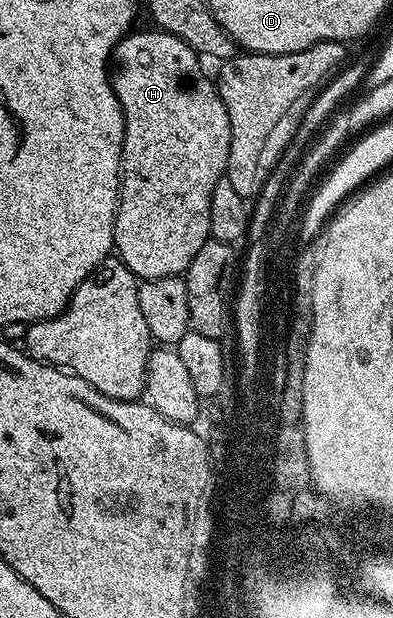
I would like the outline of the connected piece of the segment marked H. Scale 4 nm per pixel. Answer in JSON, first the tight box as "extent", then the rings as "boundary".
{"extent":[111,29,231,281],"boundary":[[[160,29],[152,30],[134,30],[117,44],[115,70],[111,75],[113,92],[117,94],[117,100],[125,118],[125,136],[123,137],[123,149],[121,150],[121,193],[117,201],[113,245],[116,258],[120,259],[126,269],[141,281],[162,279],[172,275],[184,276],[186,269],[189,268],[191,261],[195,257],[195,253],[199,253],[199,249],[203,249],[203,245],[210,239],[211,193],[215,193],[215,185],[226,174],[229,165],[229,150],[231,149],[231,121],[227,117],[227,109],[223,105],[221,94],[217,91],[216,82],[212,78],[208,79],[205,76],[205,71],[201,68],[202,60],[197,52],[192,51],[183,40],[171,33]]]}

